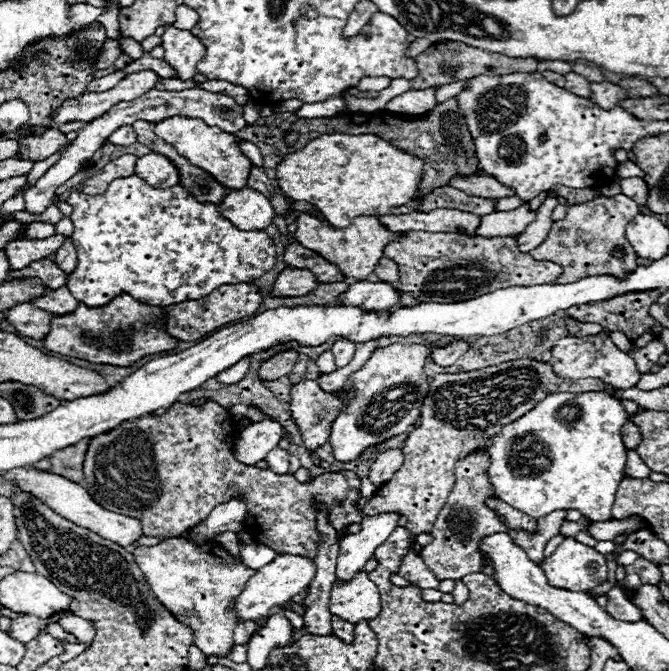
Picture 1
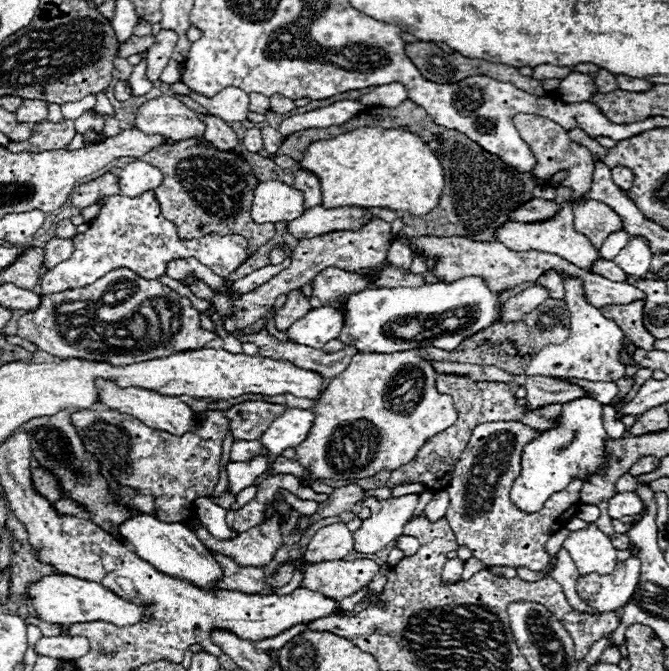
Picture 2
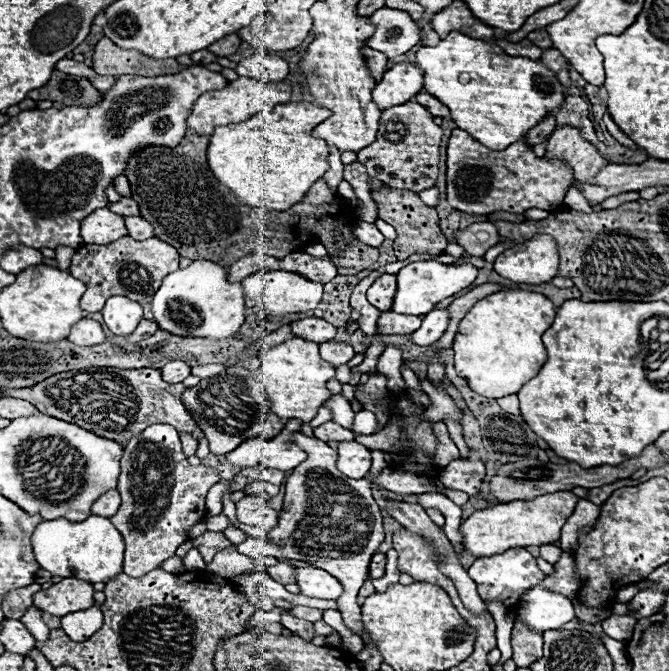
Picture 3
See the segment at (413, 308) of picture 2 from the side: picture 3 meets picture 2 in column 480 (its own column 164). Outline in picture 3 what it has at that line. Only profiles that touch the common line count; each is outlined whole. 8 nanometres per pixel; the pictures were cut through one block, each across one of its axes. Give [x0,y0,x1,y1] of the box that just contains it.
[152,260,244,338]

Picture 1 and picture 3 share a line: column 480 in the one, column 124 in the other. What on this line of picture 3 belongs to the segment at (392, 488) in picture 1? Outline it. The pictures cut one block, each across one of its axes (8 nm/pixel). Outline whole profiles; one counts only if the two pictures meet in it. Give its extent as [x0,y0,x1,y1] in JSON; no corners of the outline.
[2,368,202,444]

